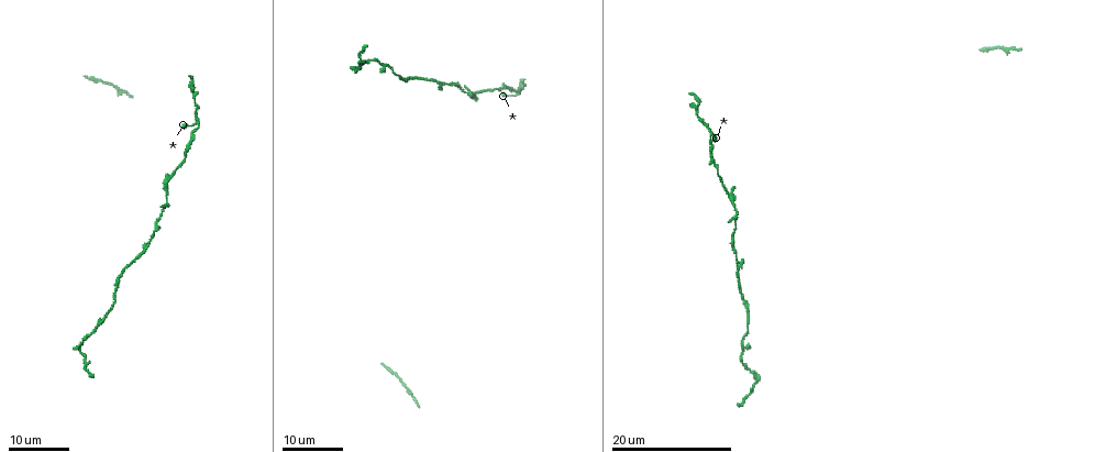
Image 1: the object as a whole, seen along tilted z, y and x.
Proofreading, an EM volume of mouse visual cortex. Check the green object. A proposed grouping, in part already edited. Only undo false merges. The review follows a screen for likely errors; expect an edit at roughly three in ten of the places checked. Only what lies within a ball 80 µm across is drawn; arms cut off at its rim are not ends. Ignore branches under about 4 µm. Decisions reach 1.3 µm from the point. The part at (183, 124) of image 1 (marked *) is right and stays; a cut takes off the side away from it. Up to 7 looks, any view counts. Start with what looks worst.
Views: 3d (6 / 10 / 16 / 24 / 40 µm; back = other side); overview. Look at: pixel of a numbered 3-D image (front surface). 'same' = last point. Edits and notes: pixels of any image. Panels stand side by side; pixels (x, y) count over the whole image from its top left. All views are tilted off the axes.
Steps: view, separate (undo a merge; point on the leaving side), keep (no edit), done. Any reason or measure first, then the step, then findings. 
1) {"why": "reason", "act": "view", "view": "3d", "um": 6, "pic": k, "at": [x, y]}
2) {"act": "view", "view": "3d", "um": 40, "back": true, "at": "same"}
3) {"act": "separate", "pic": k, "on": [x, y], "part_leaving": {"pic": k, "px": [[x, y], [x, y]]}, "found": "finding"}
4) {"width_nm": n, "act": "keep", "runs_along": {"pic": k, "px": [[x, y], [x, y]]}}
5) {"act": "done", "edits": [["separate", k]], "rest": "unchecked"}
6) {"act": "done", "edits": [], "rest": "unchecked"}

{"why": "branch point", "act": "view", "view": "3d", "um": 16, "pic": 1, "at": [520, 94]}

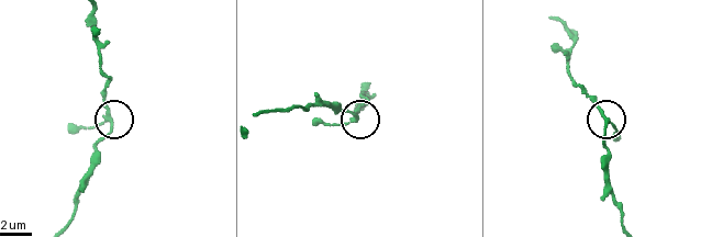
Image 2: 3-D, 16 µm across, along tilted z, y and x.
{"act": "view", "view": "3d", "um": 6, "pic": 2, "at": [112, 118]}

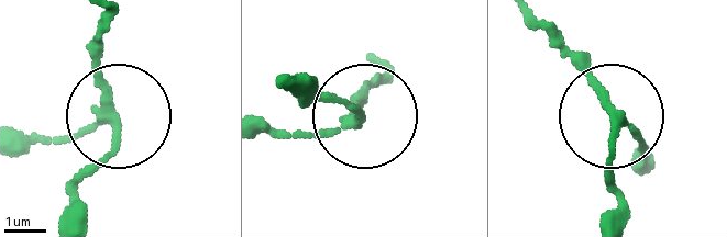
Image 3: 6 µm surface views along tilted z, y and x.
{"width_nm": 190, "act": "keep", "runs_along": {"pic": 3, "px": [[15, 134], [67, 138], [107, 121], [114, 101], [96, 22]]}, "found": "all the same neuron"}

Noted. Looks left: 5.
{"why": "three arms meet", "act": "view", "view": "3d", "um": 24, "pic": 1, "at": [738, 264]}

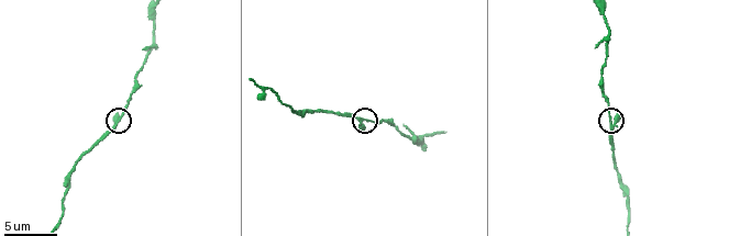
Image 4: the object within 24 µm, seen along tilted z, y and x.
{"act": "view", "view": "3d", "um": 6, "pic": 4, "at": [364, 121]}

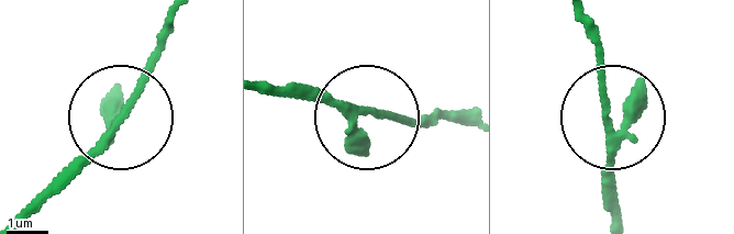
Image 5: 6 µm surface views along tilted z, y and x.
{"act": "keep", "runs_along": {"pic": 5, "px": [[463, 123], [348, 115], [279, 93]]}, "found": "all the same neuron"}

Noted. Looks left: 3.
{"why": "calibre changes", "act": "view", "view": "3d", "um": 16, "pic": 4, "at": [263, 88]}

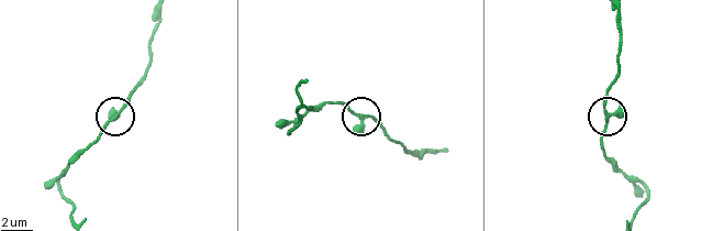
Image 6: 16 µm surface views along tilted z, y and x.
{"act": "view", "view": "3d", "um": 6, "pic": 6, "at": [360, 116]}

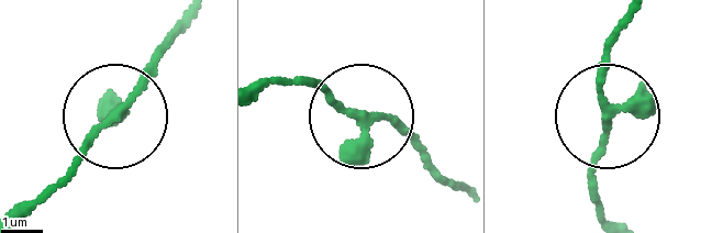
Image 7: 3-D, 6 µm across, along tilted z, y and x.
{"arms": 3, "act": "keep", "found": "one neuron here"}

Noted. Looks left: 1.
{"act": "done", "edits": [], "rest": "unchecked"}

